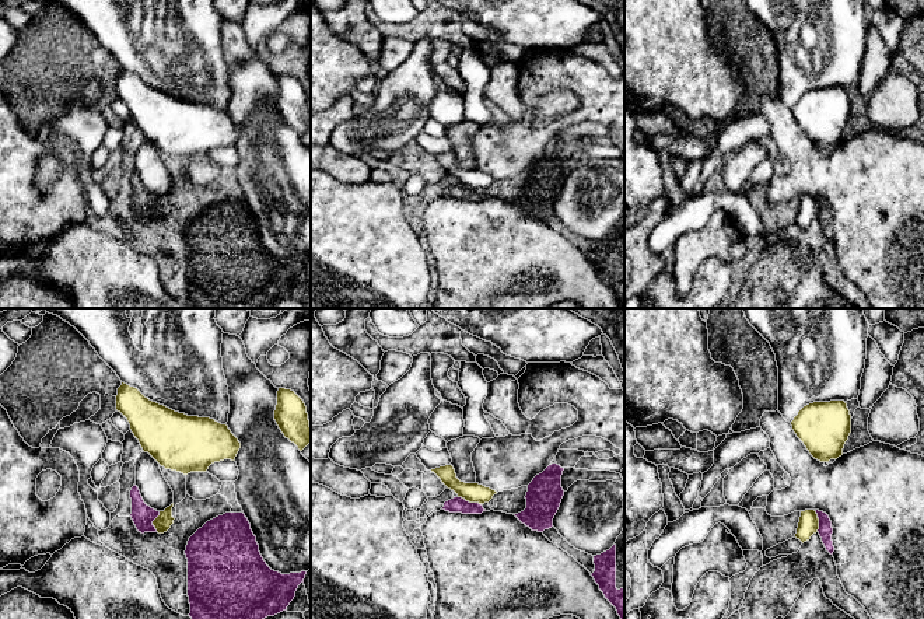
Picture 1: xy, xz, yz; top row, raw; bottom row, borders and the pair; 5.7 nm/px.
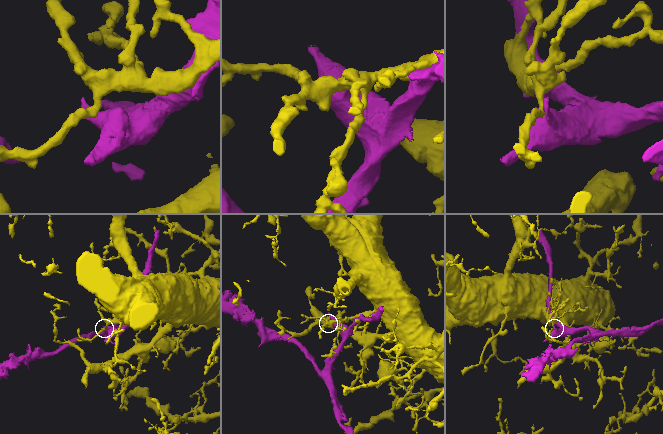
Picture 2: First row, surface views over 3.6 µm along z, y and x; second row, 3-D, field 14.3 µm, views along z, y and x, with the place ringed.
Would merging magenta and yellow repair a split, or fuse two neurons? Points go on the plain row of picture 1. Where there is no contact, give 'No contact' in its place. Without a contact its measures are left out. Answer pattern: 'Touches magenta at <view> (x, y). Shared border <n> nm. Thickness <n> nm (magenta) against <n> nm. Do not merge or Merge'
Touches magenta at xz (468, 188). Shared border 140 nm. Thickness 90 nm (magenta) against 110 nm. Do not merge

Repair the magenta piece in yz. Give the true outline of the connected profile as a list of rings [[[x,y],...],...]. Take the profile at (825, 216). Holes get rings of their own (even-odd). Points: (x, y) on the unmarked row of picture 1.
[[[815,196],[819,204],[819,221],[822,224],[822,228],[826,234],[826,237],[833,241],[834,238],[834,232],[833,232],[833,227],[832,227],[832,220],[833,220],[833,214],[832,214],[832,207],[829,204],[829,202],[823,197]]]

